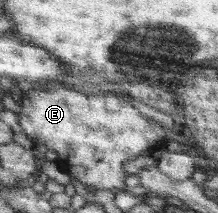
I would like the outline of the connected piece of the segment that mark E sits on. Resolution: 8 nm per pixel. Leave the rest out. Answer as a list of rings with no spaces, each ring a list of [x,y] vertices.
[[[69,86],[25,96],[17,110],[24,132],[36,145],[43,144],[58,152],[62,170],[95,190],[125,192],[129,173],[125,164],[150,151],[162,149],[170,131],[159,122],[141,114],[133,104],[111,91],[104,95],[83,94]]]

